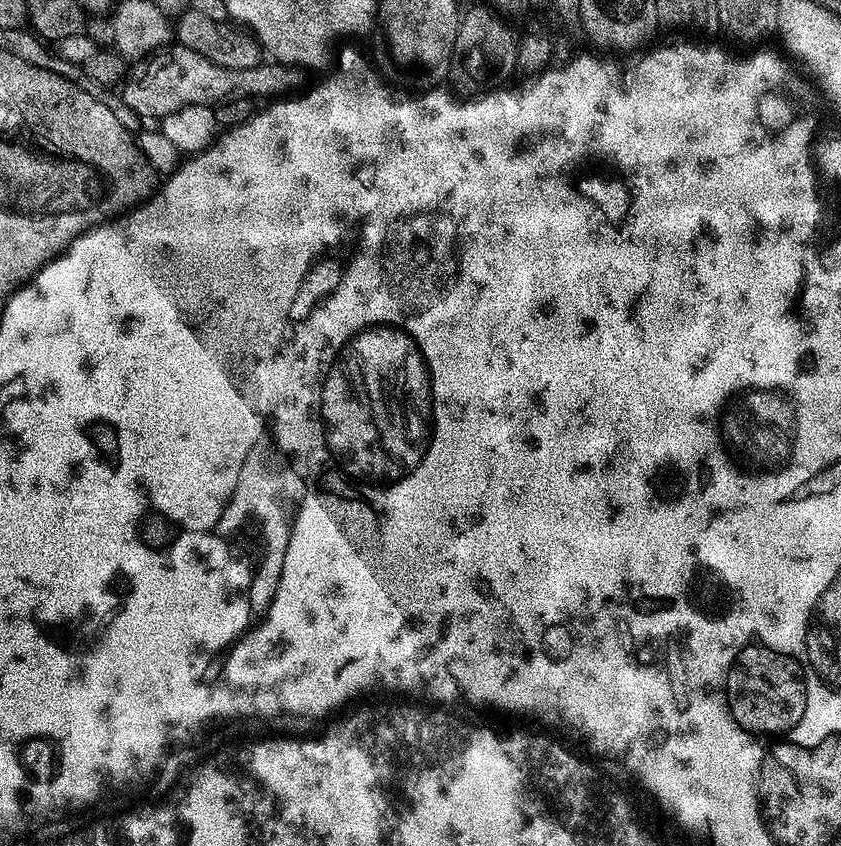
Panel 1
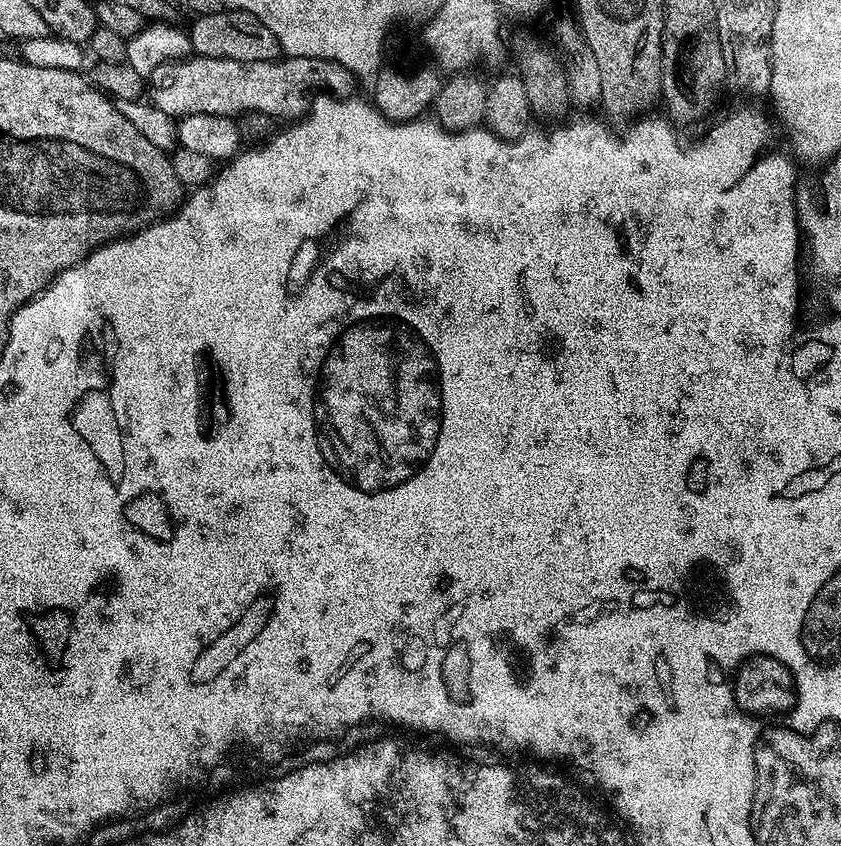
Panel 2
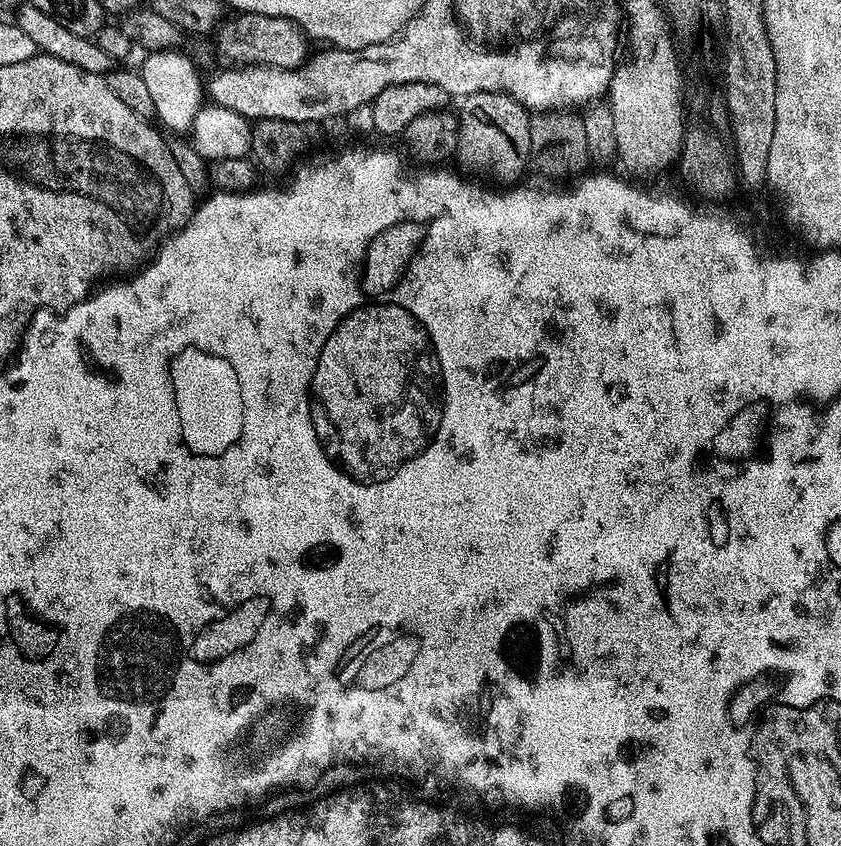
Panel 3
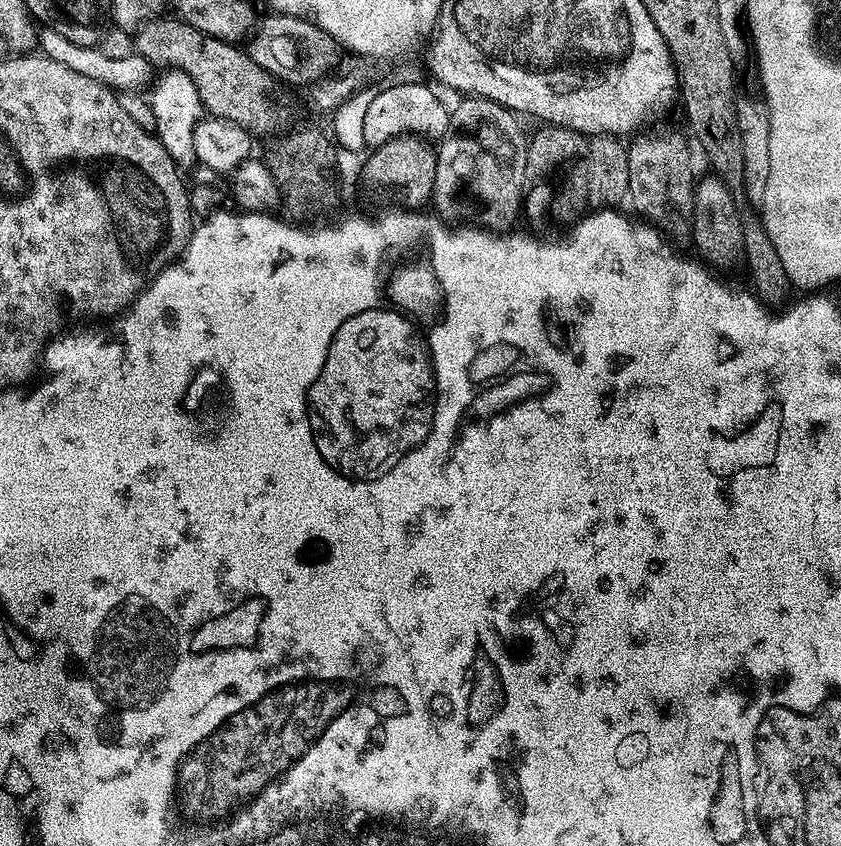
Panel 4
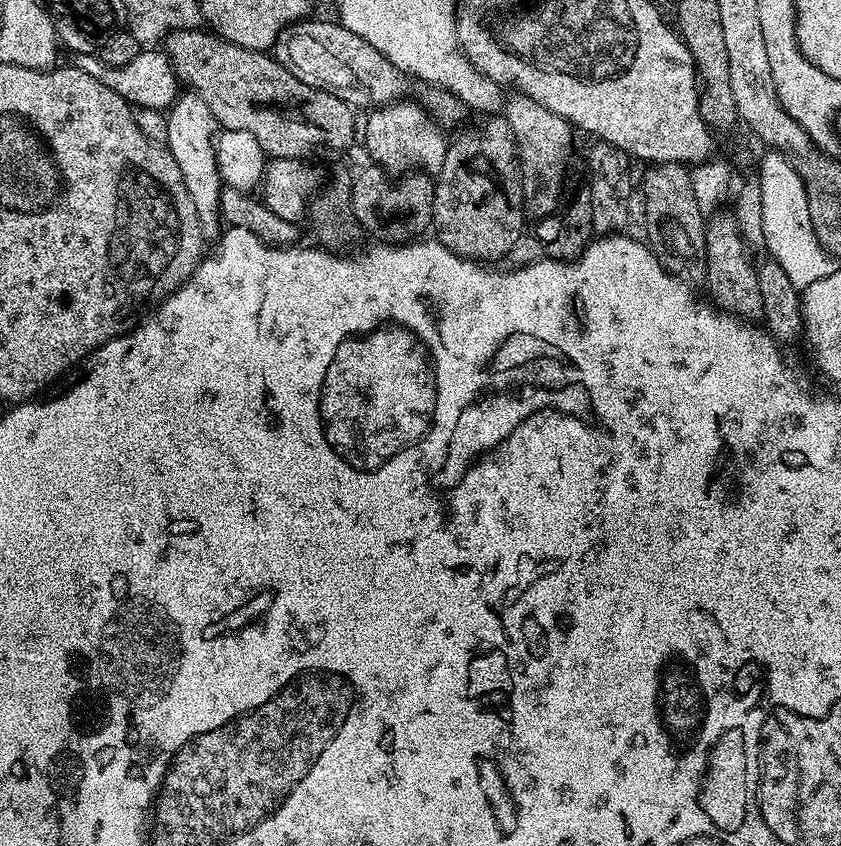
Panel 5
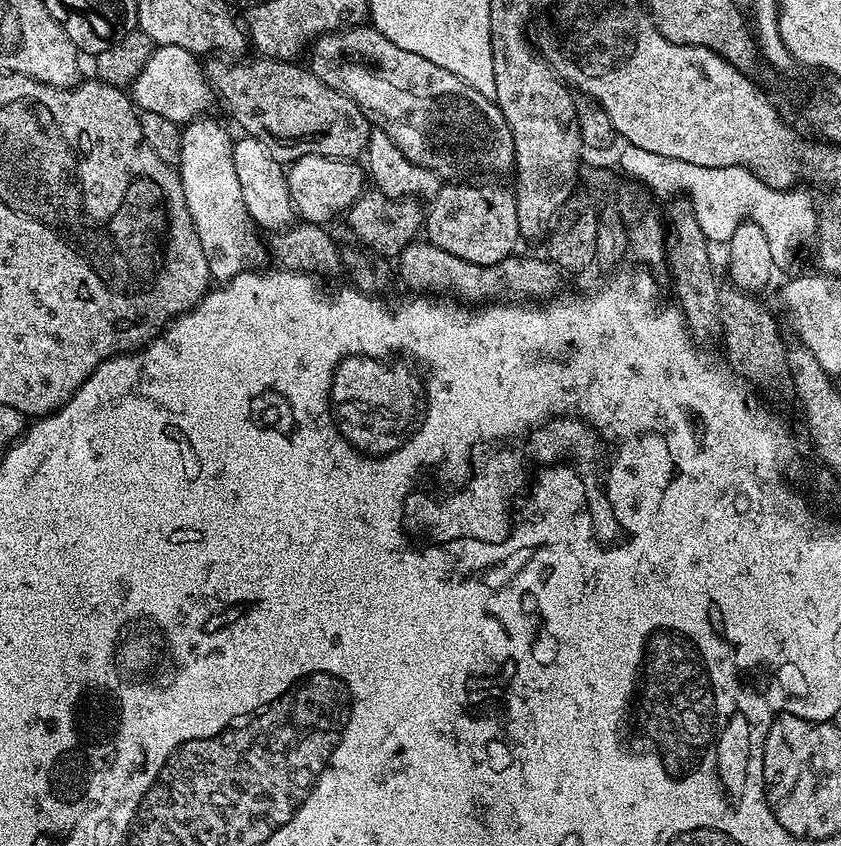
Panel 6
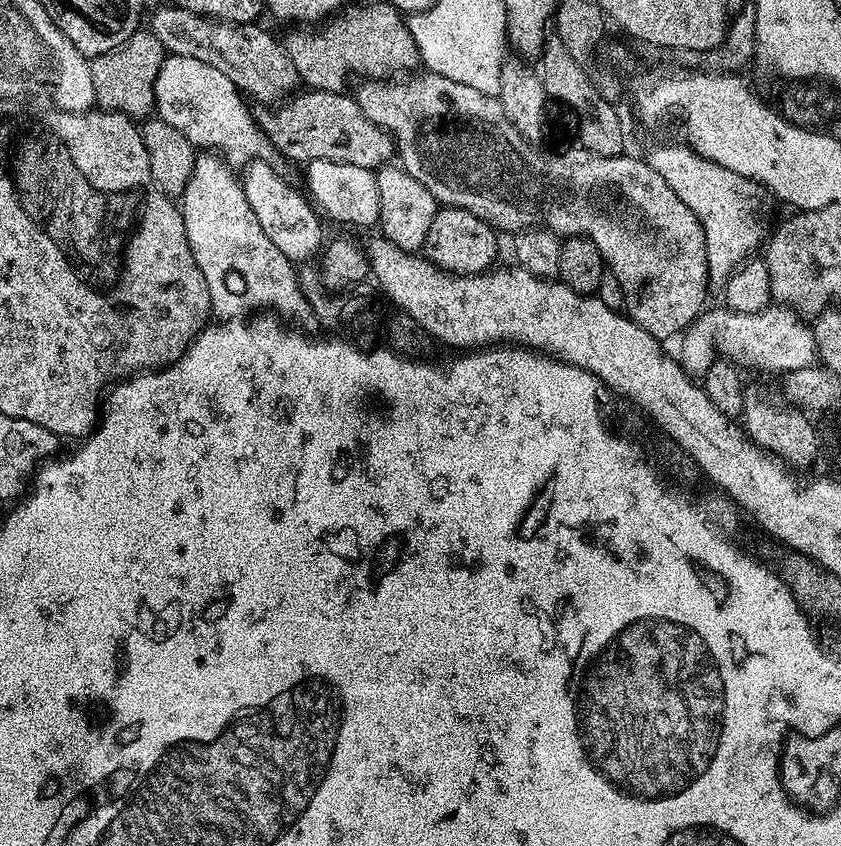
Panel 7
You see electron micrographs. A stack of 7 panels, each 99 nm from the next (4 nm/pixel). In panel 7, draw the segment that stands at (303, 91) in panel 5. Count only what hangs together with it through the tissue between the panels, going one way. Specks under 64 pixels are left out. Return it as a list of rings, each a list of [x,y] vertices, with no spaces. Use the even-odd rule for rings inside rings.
[[[320,89],[304,90],[295,96],[278,107],[261,109],[262,112],[256,116],[268,143],[279,155],[281,153],[301,164],[310,161],[341,162],[372,171],[393,159],[395,144],[391,136],[362,114],[355,97]]]

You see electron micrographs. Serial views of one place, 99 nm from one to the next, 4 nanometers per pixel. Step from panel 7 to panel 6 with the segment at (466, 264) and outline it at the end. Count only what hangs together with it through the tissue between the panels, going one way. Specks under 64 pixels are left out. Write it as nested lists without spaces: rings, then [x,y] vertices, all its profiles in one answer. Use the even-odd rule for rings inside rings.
[[[448,182],[431,197],[426,208],[427,243],[454,254],[466,262],[490,266],[517,251],[520,231],[518,210],[511,187],[503,188],[500,182]]]

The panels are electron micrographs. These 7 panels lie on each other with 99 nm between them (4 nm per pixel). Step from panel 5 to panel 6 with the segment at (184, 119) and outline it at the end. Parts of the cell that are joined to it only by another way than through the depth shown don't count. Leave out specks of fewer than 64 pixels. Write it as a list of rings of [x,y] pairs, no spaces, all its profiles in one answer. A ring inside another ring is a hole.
[[[197,118],[183,125],[180,133],[180,158],[178,171],[182,190],[186,194],[186,206],[190,210],[190,218],[194,222],[194,230],[198,242],[202,244],[202,254],[206,254],[208,269],[212,280],[223,282],[233,280],[239,272],[255,269],[266,260],[265,245],[260,242],[257,229],[248,219],[248,211],[242,202],[242,186],[238,186],[238,174],[234,174],[232,158],[233,137],[228,137],[228,132],[216,120]]]

